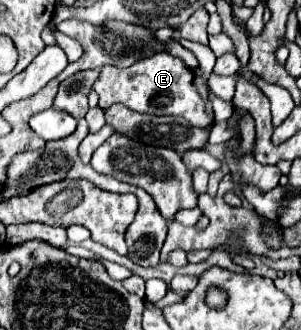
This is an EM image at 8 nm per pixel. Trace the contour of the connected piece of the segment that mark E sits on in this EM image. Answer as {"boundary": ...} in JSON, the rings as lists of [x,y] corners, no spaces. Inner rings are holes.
{"boundary":[[[158,52],[150,58],[144,58],[130,68],[118,70],[114,66],[104,66],[100,78],[94,84],[94,90],[100,98],[100,108],[106,110],[112,104],[124,104],[136,112],[156,114],[156,116],[182,116],[192,126],[206,128],[212,118],[206,114],[204,100],[194,86],[194,72],[184,66],[184,62],[168,52]]]}

